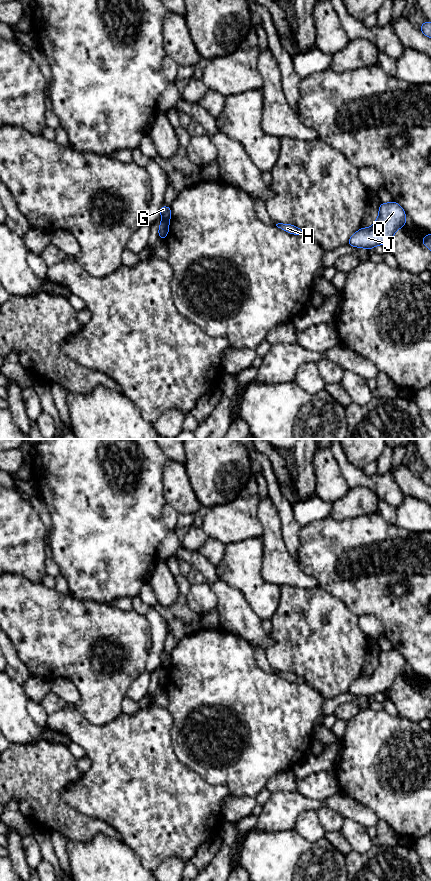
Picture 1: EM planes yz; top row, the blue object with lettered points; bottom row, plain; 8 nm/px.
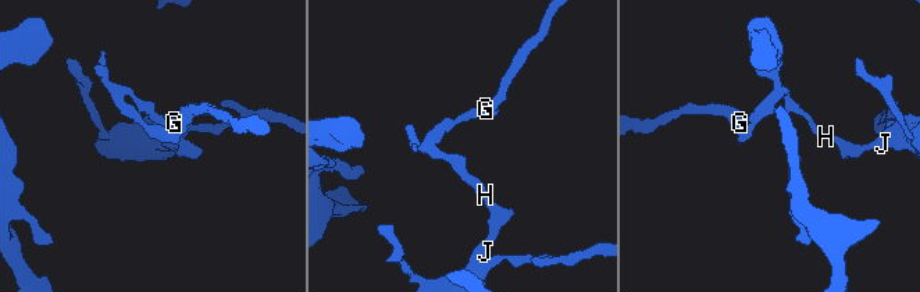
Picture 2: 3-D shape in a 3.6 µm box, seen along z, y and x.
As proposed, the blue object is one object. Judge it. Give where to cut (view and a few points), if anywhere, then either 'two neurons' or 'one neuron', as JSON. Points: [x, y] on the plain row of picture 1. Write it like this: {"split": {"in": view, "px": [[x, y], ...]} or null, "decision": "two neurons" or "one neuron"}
{"split": {"in": "yz", "px": [[162, 667], [168, 669]]}, "decision": "two neurons"}

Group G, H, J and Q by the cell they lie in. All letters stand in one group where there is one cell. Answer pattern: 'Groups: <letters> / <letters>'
Groups: G / H J Q

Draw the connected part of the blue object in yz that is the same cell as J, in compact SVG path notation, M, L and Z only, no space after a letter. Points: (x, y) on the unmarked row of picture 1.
M395 649L381 651L379 663L369 676L360 676L353 682L347 692L353 695L373 697L376 693L385 693L391 690L396 678L406 672L406 661Z

